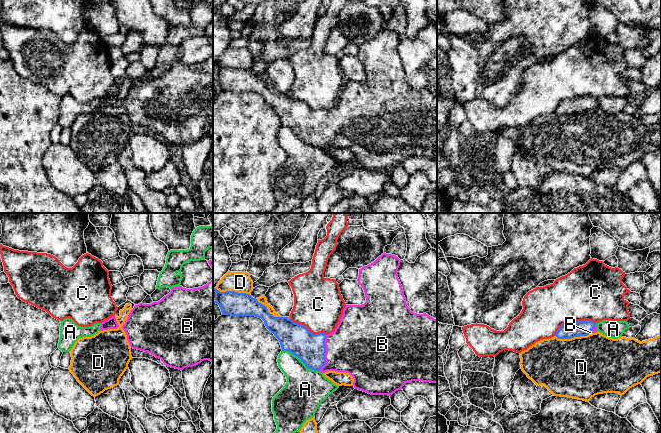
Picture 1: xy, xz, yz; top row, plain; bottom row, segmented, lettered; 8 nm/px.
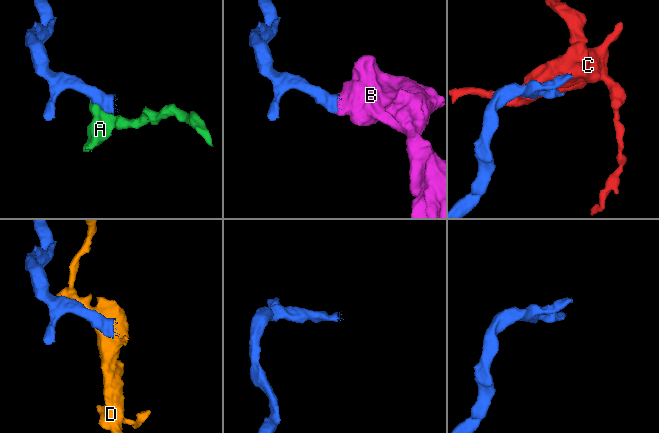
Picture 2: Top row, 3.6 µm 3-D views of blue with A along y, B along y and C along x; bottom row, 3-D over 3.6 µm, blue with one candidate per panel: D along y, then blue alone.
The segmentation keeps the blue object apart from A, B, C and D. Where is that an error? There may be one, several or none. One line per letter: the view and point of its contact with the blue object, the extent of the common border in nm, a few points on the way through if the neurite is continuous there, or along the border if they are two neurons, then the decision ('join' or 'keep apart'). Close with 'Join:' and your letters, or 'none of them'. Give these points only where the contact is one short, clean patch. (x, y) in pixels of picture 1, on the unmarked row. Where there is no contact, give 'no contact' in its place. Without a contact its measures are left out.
A: xz (301, 136) | 340 nm | along xz (282, 126), (288, 126), (296, 131), (307, 143), (318, 147) | keep apart
B: xz (325, 128) | 300 nm | across xz (310, 124), (319, 128), (325, 128), (355, 123) | join
C: yz (573, 98) | 360 nm | keep apart
D: xz (232, 67) | 280 nm | keep apart
Join: B

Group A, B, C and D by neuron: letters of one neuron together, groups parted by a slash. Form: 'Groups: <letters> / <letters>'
Groups: A / B / C / D

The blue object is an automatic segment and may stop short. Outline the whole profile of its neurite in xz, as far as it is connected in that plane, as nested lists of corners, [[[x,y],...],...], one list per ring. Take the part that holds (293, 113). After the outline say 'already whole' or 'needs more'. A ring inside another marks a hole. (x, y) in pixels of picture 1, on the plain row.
[[[383,29],[379,32],[373,39],[362,43],[359,45],[358,59],[364,66],[366,78],[362,81],[346,81],[343,86],[343,91],[340,95],[340,98],[331,110],[313,110],[308,104],[306,104],[302,100],[298,100],[293,98],[288,93],[274,93],[272,90],[268,88],[268,85],[265,81],[259,79],[257,75],[253,74],[250,70],[246,69],[238,69],[235,67],[226,67],[220,68],[216,64],[213,64],[213,80],[216,79],[219,81],[222,91],[231,91],[231,92],[255,92],[261,94],[264,97],[266,104],[274,110],[274,112],[279,116],[282,127],[289,127],[293,131],[297,132],[301,135],[301,137],[306,141],[307,144],[320,147],[322,149],[328,147],[336,147],[336,148],[346,148],[349,149],[353,155],[353,162],[355,165],[361,166],[371,171],[388,171],[391,172],[396,167],[402,165],[402,163],[409,158],[412,157],[422,157],[422,158],[430,158],[437,159],[437,96],[433,93],[429,92],[426,89],[417,90],[411,87],[411,85],[407,82],[406,74],[404,72],[404,67],[400,56],[398,54],[398,44],[400,42],[401,36],[392,30]]]; needs more

